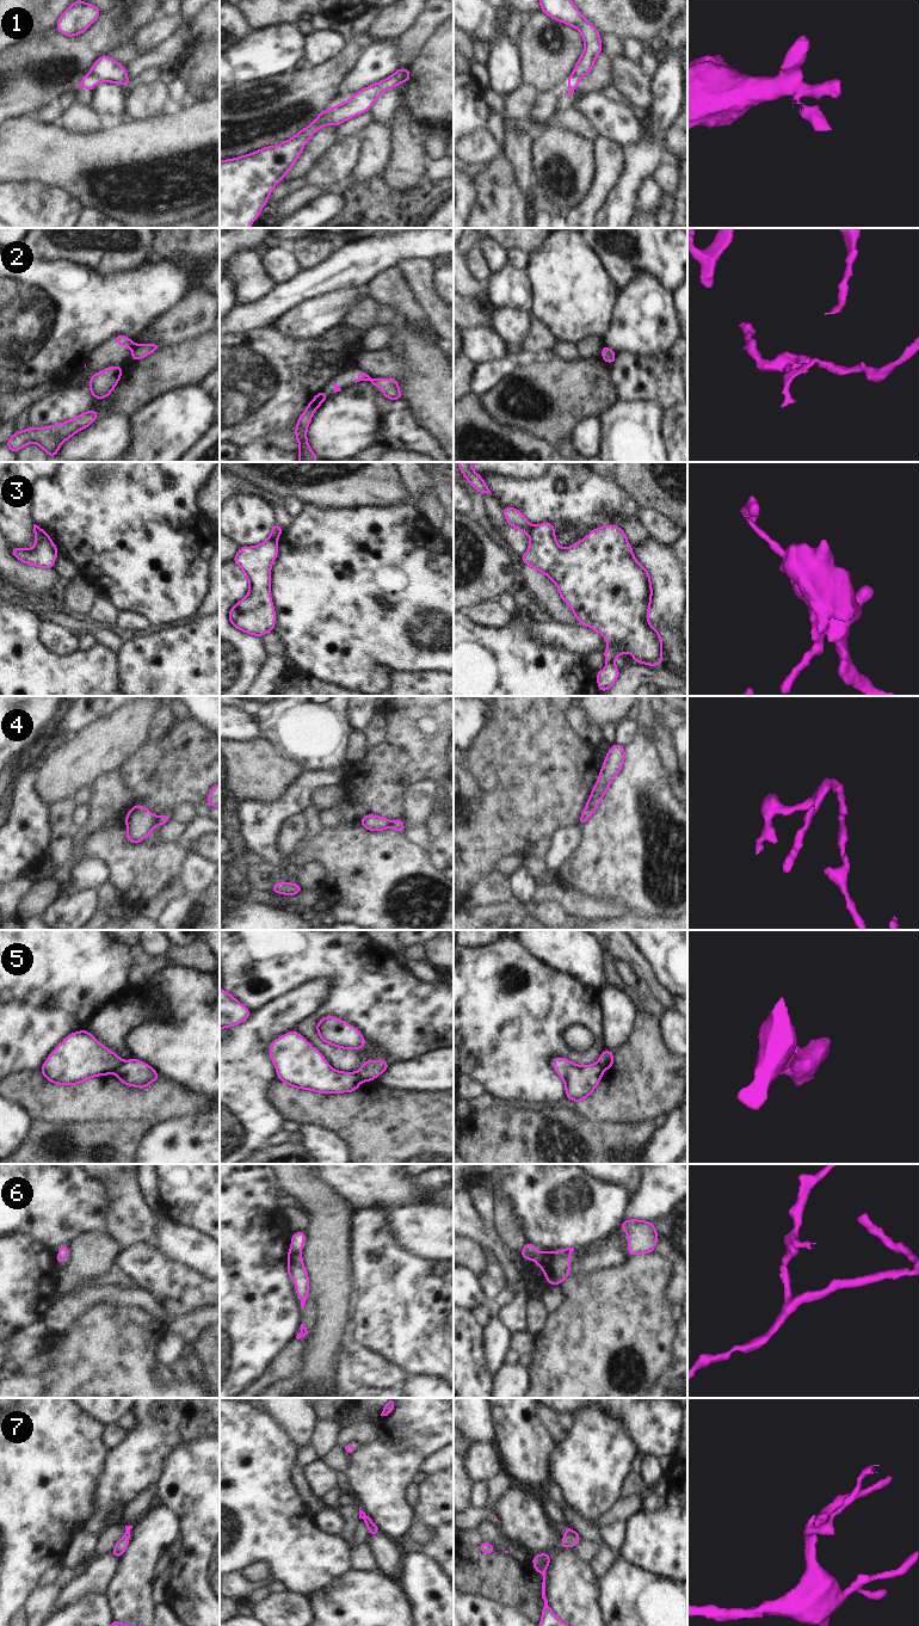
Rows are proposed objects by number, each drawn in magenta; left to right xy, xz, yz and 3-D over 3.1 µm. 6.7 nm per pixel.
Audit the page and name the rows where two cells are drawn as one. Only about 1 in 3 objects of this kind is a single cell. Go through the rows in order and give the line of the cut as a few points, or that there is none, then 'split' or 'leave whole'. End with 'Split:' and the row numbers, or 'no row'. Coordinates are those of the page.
1: xy (88, 74), (97, 81) | split
2: xy (136, 345), (133, 350) | split
3: xz (269, 539), (276, 541) | split
4: xy (156, 818), (158, 824) | split
5: xy (123, 1061), (112, 1072) | split
6: xz (291, 1246), (298, 1250) | split
7: no cut | leave whole
Split: 1, 2, 3, 4, 5, 6

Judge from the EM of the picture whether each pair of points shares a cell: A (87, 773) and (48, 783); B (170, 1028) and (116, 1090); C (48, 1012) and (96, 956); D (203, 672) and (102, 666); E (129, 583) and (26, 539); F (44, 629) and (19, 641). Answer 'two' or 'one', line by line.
A: one
B: two
C: one
D: two
E: two
F: two

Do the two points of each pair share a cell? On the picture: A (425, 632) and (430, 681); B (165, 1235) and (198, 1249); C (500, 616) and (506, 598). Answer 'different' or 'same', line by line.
A: different
B: same
C: different

